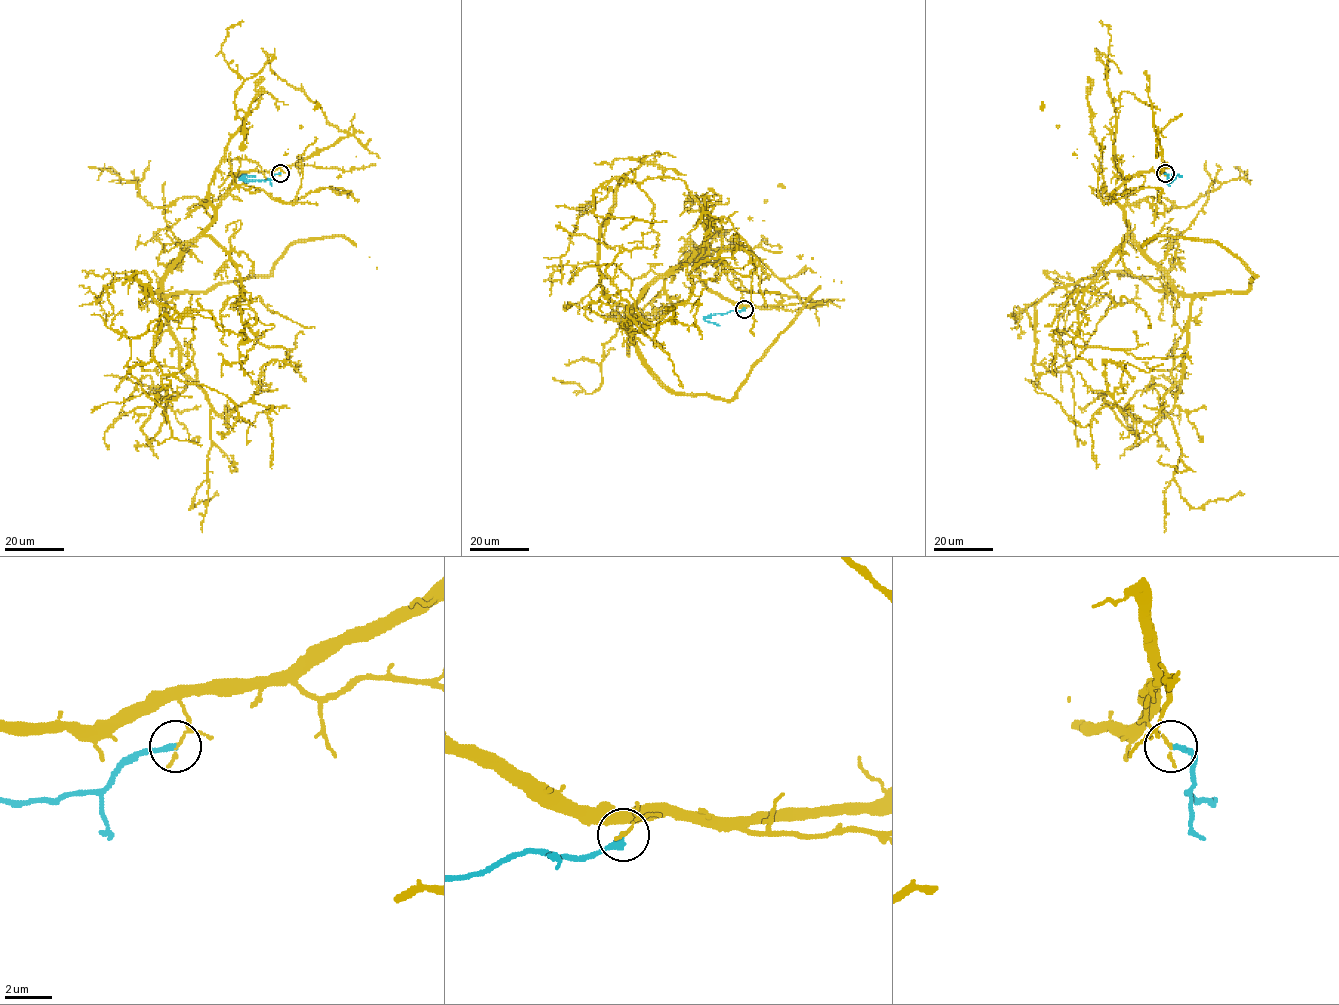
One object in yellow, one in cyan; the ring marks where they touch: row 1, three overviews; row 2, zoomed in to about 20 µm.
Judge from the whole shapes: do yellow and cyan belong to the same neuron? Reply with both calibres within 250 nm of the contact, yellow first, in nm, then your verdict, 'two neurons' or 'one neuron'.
150/260 nm | two neurons

